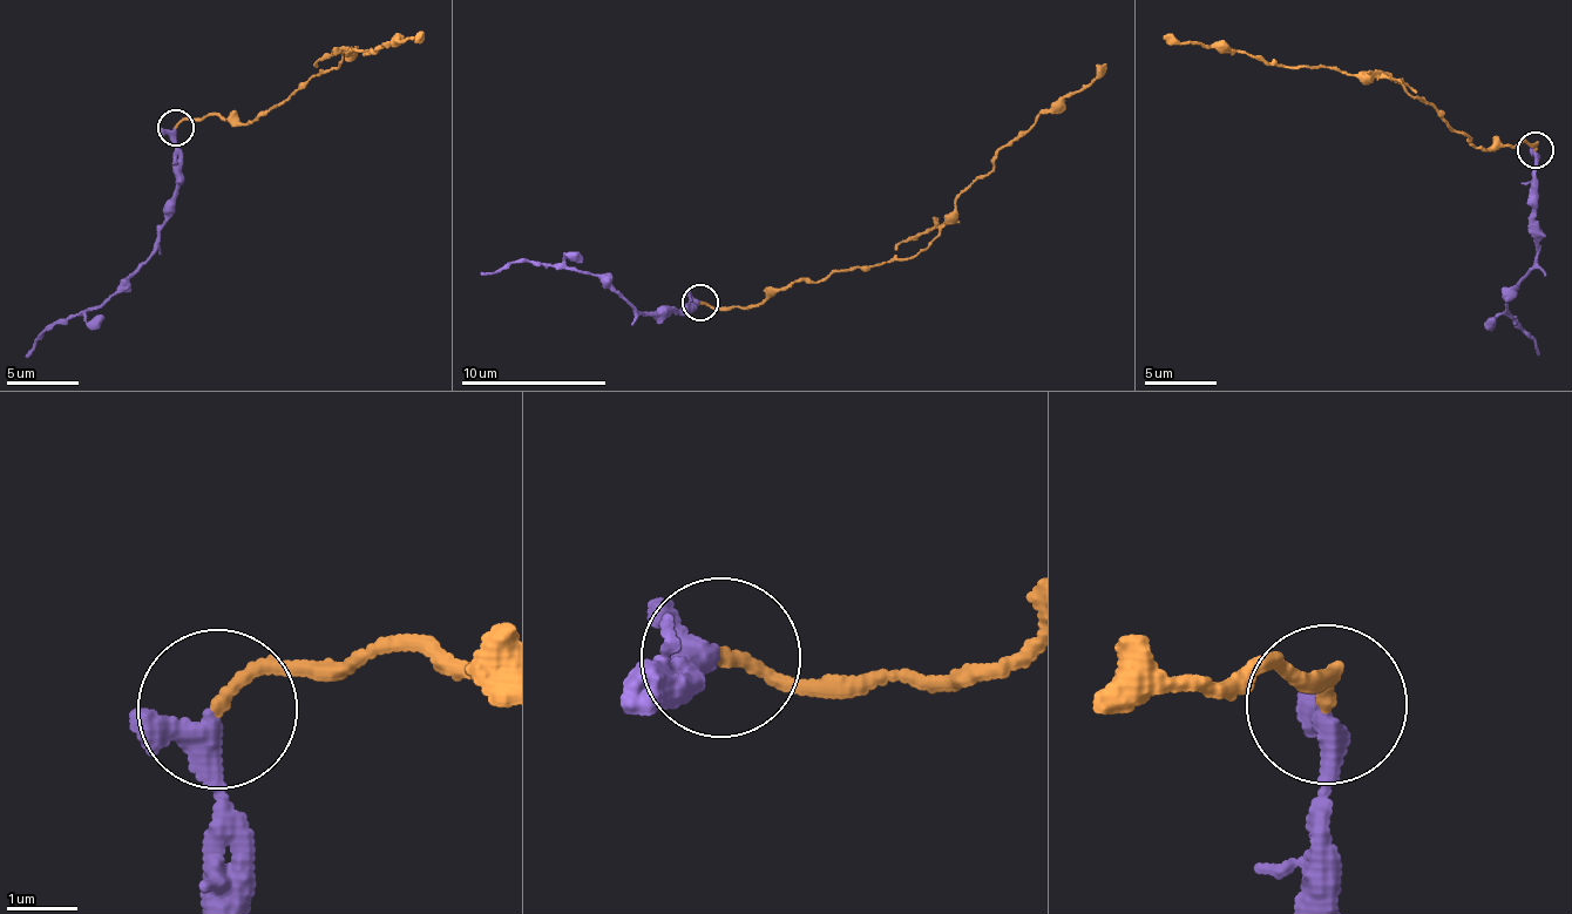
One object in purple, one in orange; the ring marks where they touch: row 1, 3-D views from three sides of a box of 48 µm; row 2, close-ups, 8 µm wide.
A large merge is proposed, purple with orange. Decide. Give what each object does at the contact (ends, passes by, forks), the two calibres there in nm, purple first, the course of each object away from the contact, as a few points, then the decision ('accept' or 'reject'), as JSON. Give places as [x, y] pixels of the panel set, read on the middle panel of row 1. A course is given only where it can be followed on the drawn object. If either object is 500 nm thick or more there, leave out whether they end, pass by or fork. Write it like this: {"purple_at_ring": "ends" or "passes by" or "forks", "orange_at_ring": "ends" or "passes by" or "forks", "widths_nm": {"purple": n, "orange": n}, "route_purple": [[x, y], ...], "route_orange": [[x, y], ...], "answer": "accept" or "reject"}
{"purple_at_ring": "passes by", "orange_at_ring": "ends", "widths_nm": {"purple": 280, "orange": 170}, "route_purple": [[700, 304], [670, 316], [646, 311], [639, 315], [616, 292], [570, 266], [535, 262], [481, 273]], "route_orange": [[700, 304], [753, 309], [790, 286], [881, 265], [903, 241], [946, 219], [953, 203], [1042, 114], [1108, 65]], "answer": "accept"}

